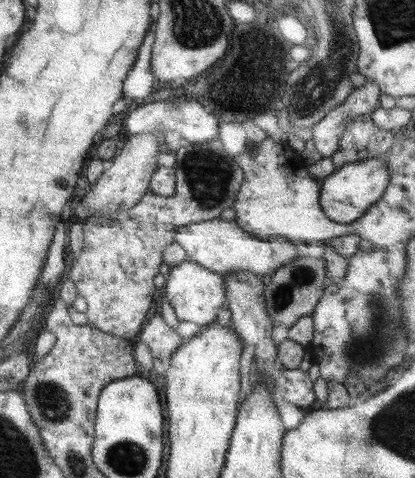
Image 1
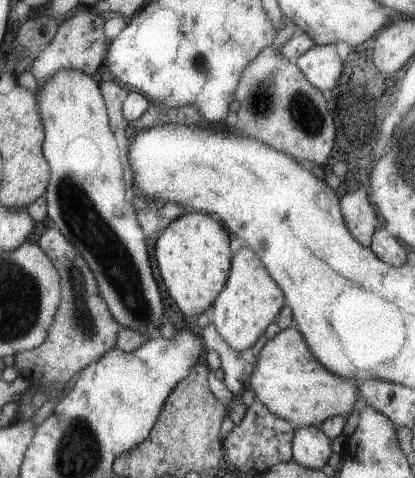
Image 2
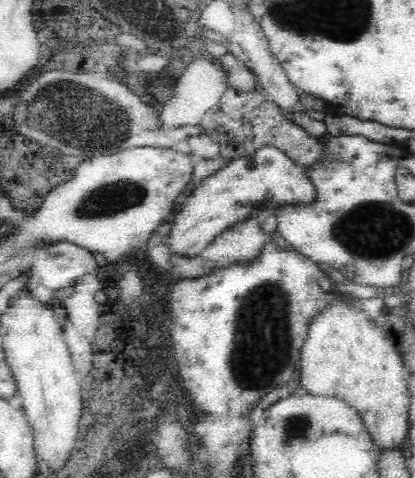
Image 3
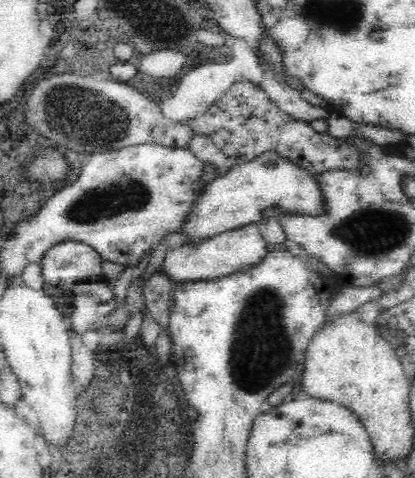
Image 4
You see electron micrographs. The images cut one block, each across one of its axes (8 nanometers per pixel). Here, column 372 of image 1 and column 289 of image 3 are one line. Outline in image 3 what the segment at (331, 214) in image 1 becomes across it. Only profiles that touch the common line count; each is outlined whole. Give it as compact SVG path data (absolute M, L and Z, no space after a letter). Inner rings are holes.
M262 146L248 158L234 158L226 162L216 174L208 176L192 196L186 198L186 204L176 214L172 222L170 236L164 240L172 254L198 256L218 234L226 232L238 222L250 220L258 210L278 210L280 206L294 204L312 204L316 200L316 188L306 174L306 168L290 160L276 146Z

